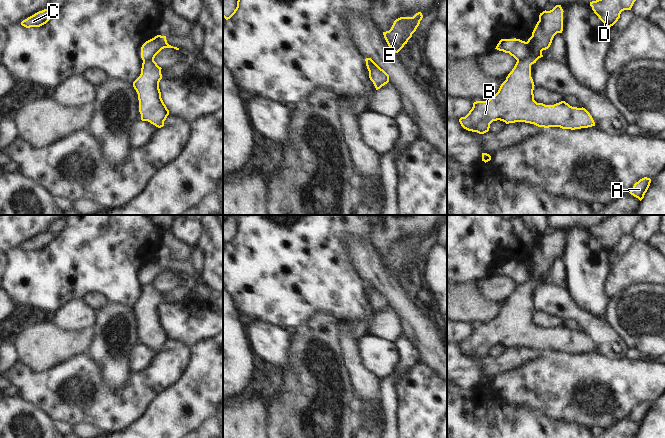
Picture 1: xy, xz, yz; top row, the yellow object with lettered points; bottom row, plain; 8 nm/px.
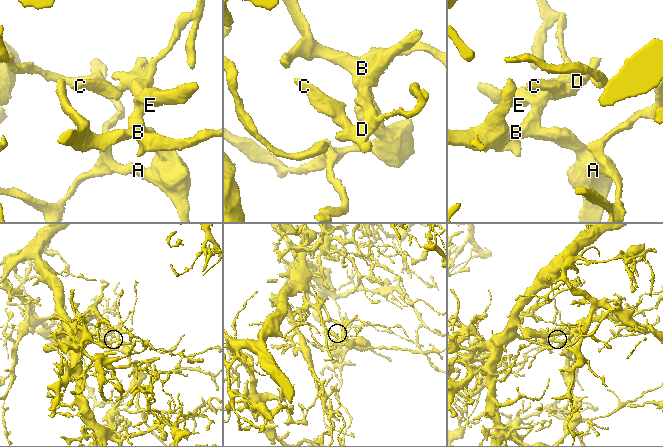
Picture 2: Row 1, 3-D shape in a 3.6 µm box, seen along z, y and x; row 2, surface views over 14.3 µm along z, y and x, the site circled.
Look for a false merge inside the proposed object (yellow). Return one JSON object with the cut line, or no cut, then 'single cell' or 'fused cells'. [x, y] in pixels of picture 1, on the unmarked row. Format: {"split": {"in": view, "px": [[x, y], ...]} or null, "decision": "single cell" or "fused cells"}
{"split": {"in": "yz", "px": [[527, 266], [530, 278], [517, 285]]}, "decision": "fused cells"}

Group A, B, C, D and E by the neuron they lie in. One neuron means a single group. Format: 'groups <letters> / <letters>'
groups A B C D / E

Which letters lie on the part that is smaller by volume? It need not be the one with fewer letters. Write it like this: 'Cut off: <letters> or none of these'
Cut off: E

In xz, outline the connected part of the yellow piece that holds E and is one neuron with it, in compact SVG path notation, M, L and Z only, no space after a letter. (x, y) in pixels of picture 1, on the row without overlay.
M421 236L416 237L413 241L400 241L394 245L389 255L383 256L384 262L393 276L398 277L407 268L422 242Z

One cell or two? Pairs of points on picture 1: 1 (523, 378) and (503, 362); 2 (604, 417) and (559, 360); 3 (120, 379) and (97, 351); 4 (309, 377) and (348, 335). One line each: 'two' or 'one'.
1: two
2: one
3: one
4: two

